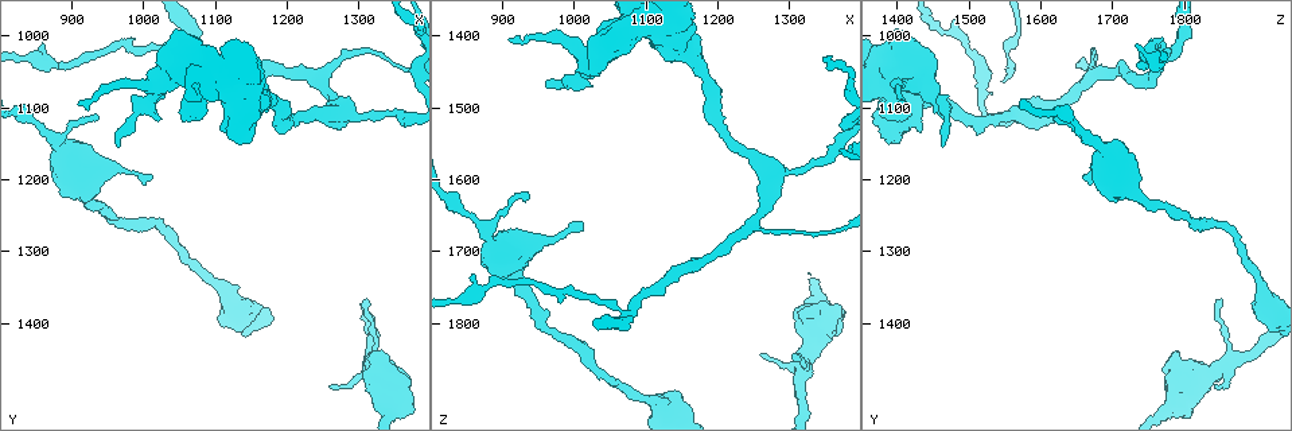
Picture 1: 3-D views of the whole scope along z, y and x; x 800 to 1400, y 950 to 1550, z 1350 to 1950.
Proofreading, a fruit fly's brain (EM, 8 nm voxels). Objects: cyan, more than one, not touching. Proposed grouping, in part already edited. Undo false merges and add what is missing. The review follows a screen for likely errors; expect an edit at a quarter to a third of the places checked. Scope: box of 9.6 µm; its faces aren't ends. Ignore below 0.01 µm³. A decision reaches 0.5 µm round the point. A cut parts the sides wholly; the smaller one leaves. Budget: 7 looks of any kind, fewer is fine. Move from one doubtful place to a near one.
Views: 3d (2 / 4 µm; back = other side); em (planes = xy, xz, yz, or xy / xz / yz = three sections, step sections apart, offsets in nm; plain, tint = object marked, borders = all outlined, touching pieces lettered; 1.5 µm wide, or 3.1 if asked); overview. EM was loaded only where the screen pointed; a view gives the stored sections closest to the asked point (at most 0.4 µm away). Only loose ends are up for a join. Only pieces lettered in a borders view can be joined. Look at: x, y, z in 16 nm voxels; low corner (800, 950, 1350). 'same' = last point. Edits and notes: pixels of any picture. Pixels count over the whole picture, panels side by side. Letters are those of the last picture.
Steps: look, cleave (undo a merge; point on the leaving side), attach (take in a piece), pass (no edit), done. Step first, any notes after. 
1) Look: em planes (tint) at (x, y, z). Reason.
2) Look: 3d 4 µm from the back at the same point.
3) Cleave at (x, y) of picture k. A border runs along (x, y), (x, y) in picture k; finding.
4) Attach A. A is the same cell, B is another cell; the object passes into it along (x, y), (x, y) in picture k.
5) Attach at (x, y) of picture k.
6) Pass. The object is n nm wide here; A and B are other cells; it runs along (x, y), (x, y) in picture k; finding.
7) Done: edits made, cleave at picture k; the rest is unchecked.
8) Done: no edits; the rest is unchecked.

Look: em planes (tint) at (1170, 1090, 1440). Sudden change in width.

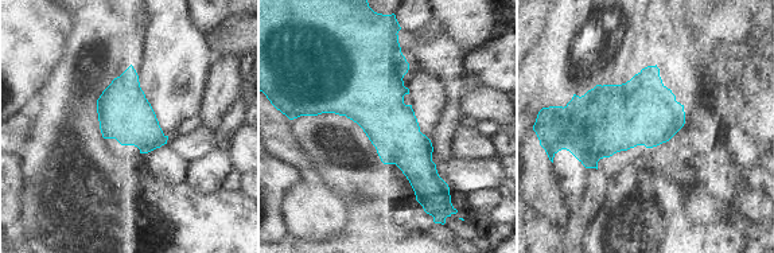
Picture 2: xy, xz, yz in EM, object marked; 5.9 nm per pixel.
Look: em planes (borders) at the same point.

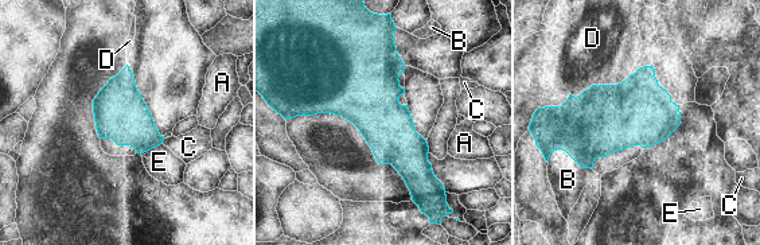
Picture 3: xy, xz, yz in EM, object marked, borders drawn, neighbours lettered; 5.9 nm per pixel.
Pass. A, B, C, D and E are other cells; a border runs along (162, 143), (141, 154) in picture 3; one neuron here.

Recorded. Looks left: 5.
Look: em planes (borders) at (1010, 1195, 1660). Thin end.

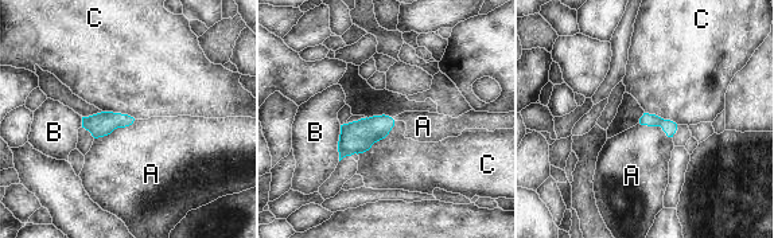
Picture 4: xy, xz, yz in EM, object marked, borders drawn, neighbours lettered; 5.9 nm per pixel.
Pass. A, B and C are other cells; a border runs along (135, 120), (94, 139) in picture 4; none of them fits.

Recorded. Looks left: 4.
Look: em yz step 8 (tint) at (1075, 1020, 1785). Side arm on a straight run.

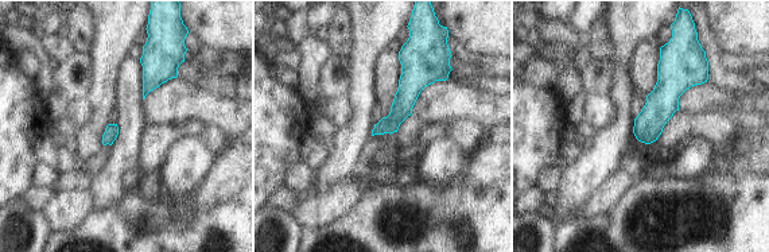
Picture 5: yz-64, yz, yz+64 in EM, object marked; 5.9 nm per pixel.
Look: em xy step 8 (borders) at the same point.

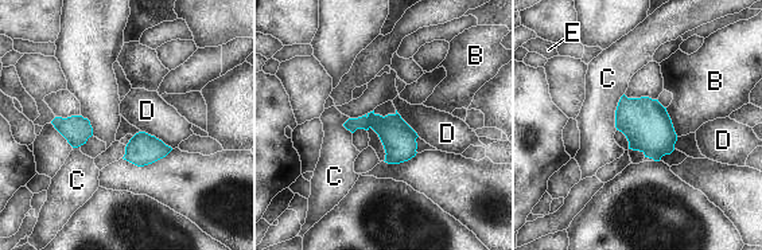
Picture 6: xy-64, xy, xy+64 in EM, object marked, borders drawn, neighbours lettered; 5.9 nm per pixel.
Pass. B, C, D and E are other cells; a border runs along (142, 131), (154, 135), (172, 148) in picture 6; all the same neuron.

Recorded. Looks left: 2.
Done: no edits; the rest is unchecked.

